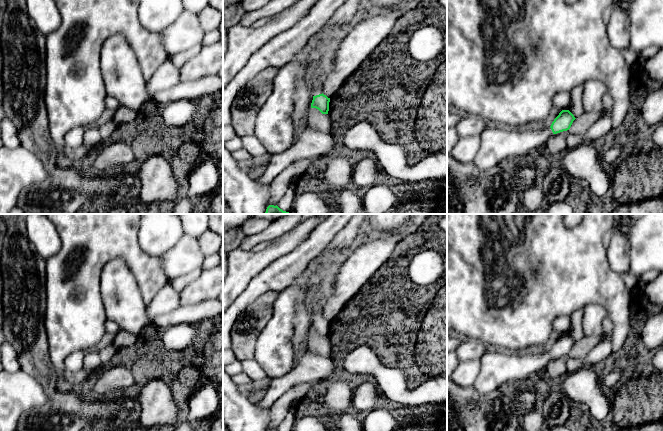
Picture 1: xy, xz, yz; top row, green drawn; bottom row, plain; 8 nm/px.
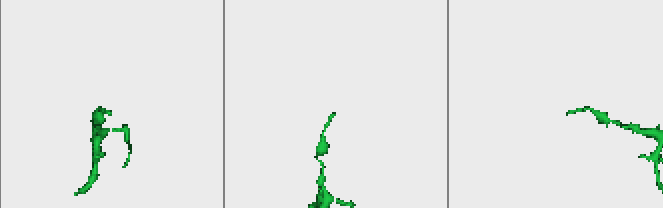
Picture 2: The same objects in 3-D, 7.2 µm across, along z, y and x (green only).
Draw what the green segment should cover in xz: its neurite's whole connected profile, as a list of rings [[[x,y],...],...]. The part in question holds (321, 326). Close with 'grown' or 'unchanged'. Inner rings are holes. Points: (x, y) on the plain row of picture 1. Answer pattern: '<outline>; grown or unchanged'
[[[356,214],[313,262],[314,277],[320,286],[312,294],[308,307],[313,320],[311,332],[318,333],[322,338],[328,338],[329,335],[330,322],[322,317],[322,300],[327,292],[326,285],[335,270],[330,264],[331,260],[341,252],[350,252],[356,246],[359,235],[366,226],[367,217],[368,214]]]; grown

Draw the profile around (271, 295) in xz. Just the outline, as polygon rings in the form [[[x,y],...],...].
[[[278,292],[262,294],[237,317],[231,330],[231,349],[238,361],[252,359],[257,339],[273,316]]]

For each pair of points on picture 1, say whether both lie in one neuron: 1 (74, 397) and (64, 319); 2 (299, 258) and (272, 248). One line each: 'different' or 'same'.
1: different
2: different

